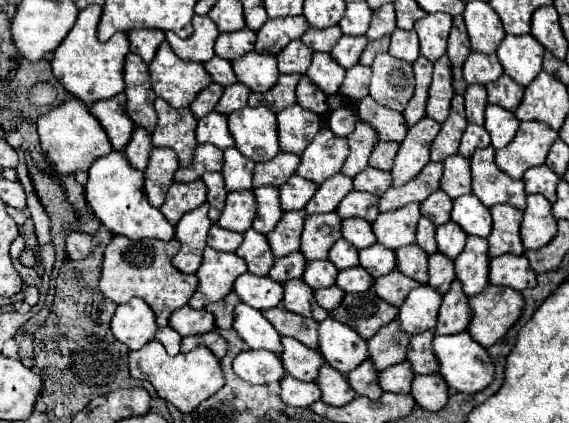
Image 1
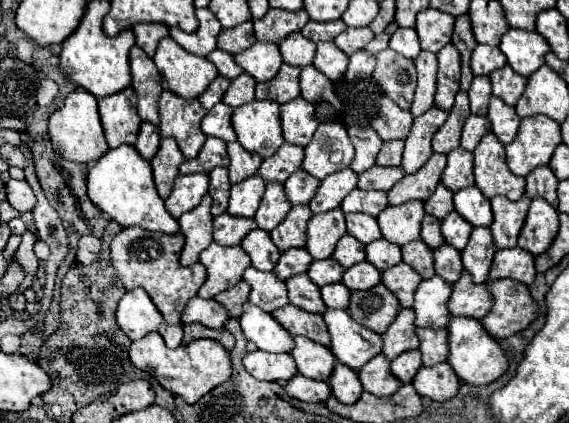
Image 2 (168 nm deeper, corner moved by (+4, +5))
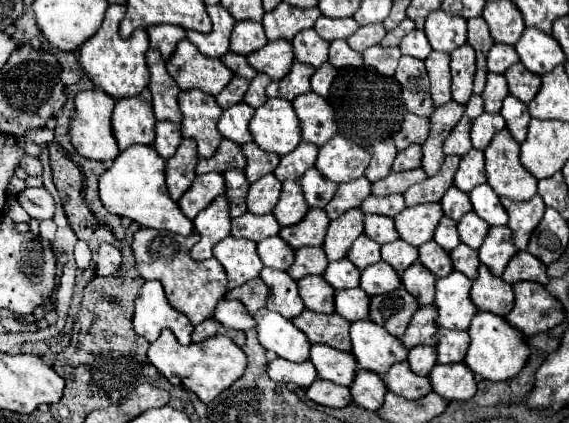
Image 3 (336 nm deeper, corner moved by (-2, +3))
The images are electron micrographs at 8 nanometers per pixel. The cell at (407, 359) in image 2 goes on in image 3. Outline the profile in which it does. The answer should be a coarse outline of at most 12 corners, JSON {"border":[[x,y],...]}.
{"border":[[425,345],[409,349],[413,373],[429,375],[437,351]]}

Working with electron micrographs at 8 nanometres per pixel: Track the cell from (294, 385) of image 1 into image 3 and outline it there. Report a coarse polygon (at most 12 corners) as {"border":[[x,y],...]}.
{"border":[[315,379],[307,397],[325,407],[345,407],[349,387]]}

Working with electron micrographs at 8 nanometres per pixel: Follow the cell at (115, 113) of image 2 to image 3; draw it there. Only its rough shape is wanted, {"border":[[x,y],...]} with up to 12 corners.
{"border":[[149,91],[119,99],[111,125],[119,151],[151,145],[155,117]]}

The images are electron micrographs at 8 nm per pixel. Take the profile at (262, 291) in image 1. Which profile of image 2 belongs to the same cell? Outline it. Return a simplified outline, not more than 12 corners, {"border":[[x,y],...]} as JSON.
{"border":[[249,267],[249,301],[267,313],[289,305],[287,289],[275,273]]}

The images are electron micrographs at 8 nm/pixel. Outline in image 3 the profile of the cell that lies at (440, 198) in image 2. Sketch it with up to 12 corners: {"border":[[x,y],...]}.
{"border":[[449,187],[441,199],[443,213],[459,221],[471,211],[467,193]]}

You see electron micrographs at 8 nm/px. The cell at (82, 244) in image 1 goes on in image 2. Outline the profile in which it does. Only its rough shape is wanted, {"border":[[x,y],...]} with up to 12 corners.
{"border":[[85,235],[79,241],[77,261],[99,261],[101,239]]}

